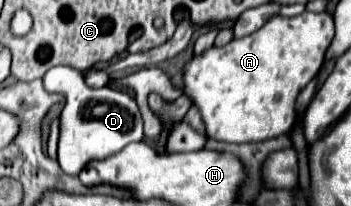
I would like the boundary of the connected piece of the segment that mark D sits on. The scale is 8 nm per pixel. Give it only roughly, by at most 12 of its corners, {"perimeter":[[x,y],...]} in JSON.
{"perimeter":[[104,86],[66,96],[58,164],[78,176],[144,138],[140,110]]}

